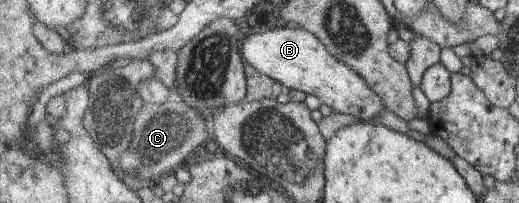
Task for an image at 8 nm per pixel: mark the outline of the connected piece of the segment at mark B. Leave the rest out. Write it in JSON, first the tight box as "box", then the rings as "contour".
{"box":[242,26,390,122],"contour":[[[284,26],[250,35],[244,41],[242,54],[247,65],[281,82],[285,89],[314,94],[322,103],[340,114],[349,114],[371,122],[385,109],[390,110],[384,99],[355,68],[345,60],[334,57],[317,35],[308,29]]]}

